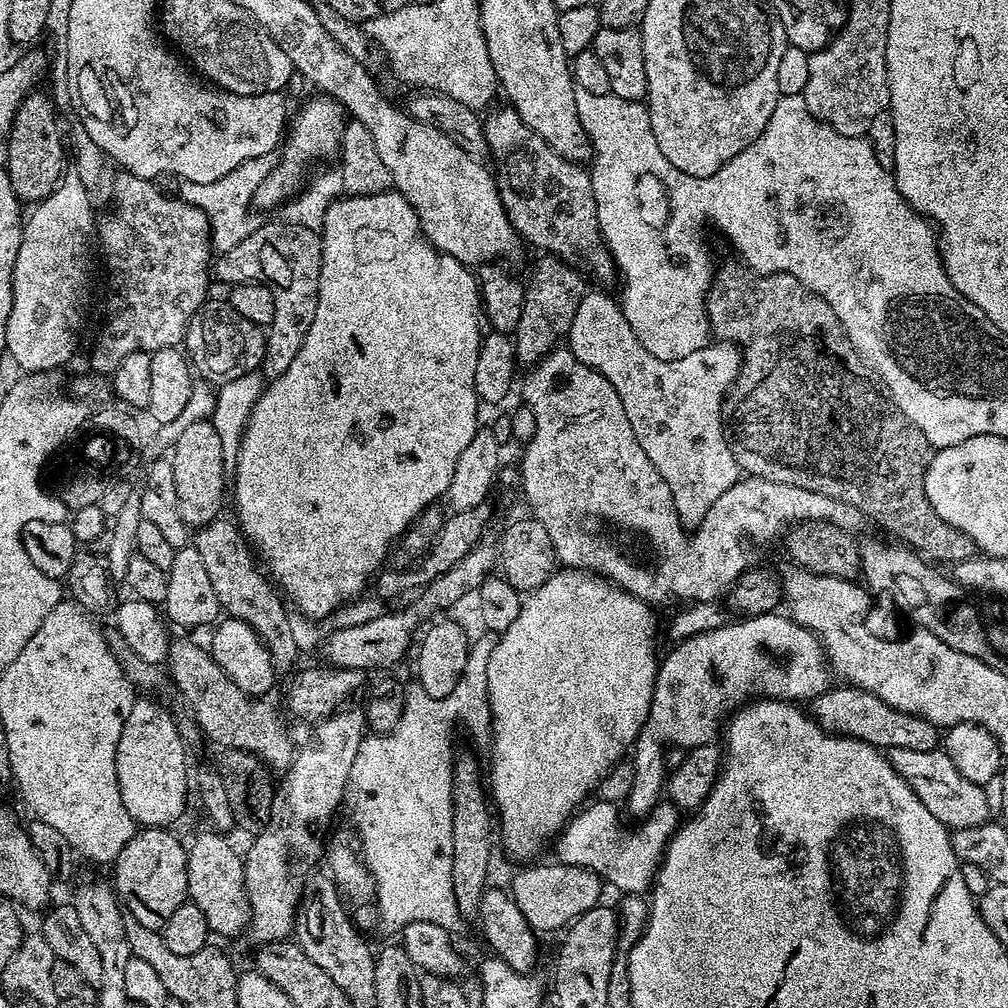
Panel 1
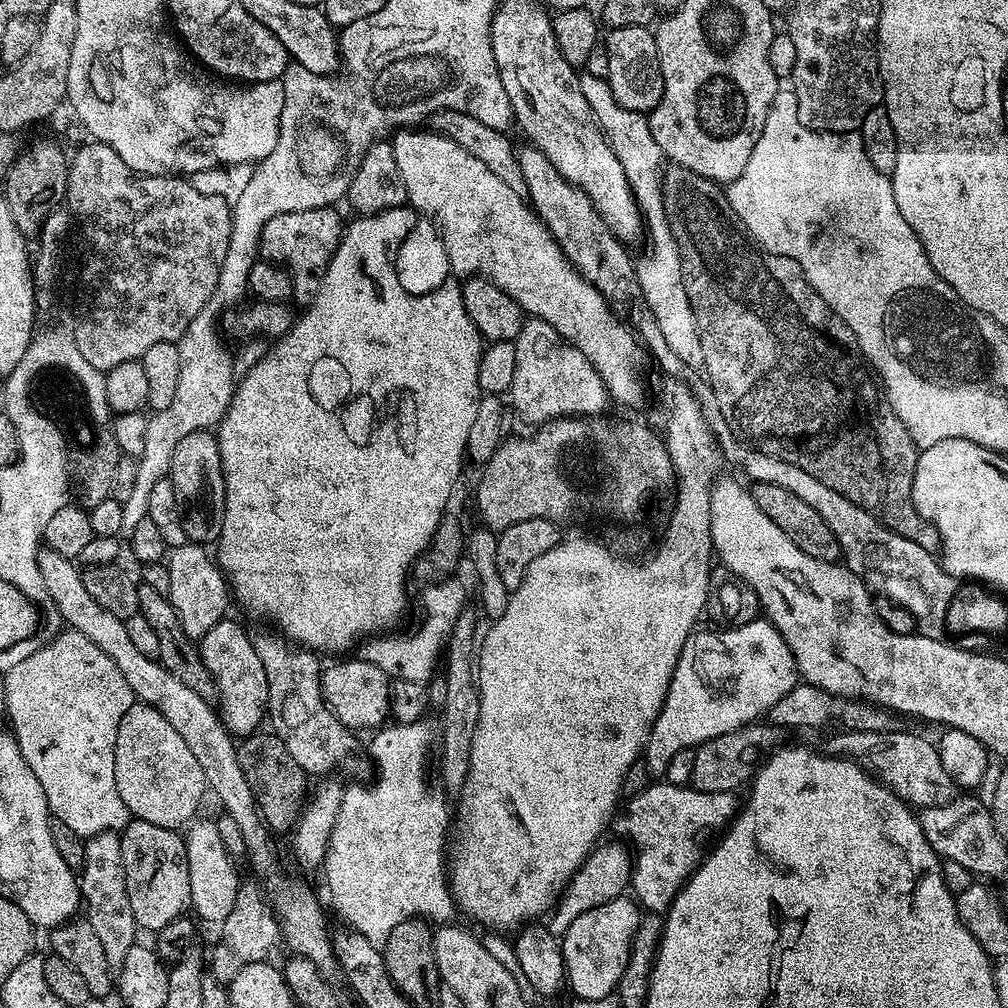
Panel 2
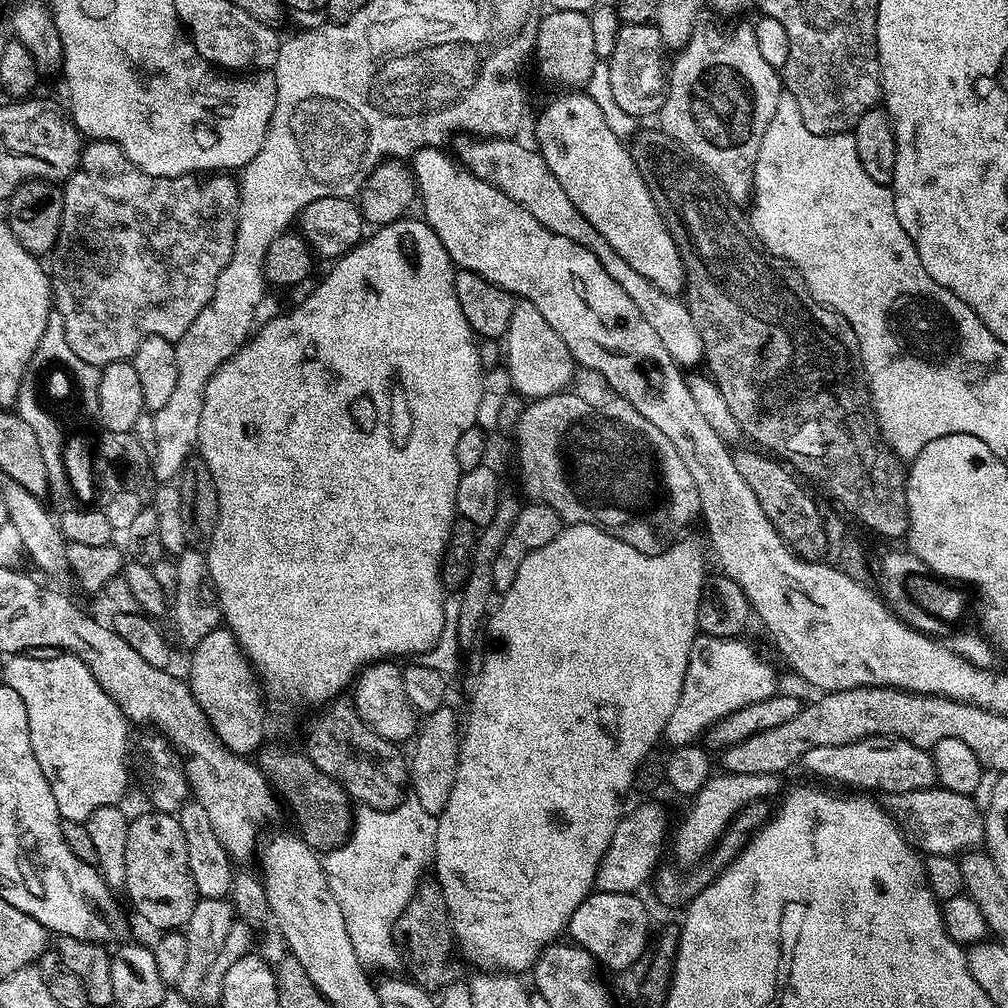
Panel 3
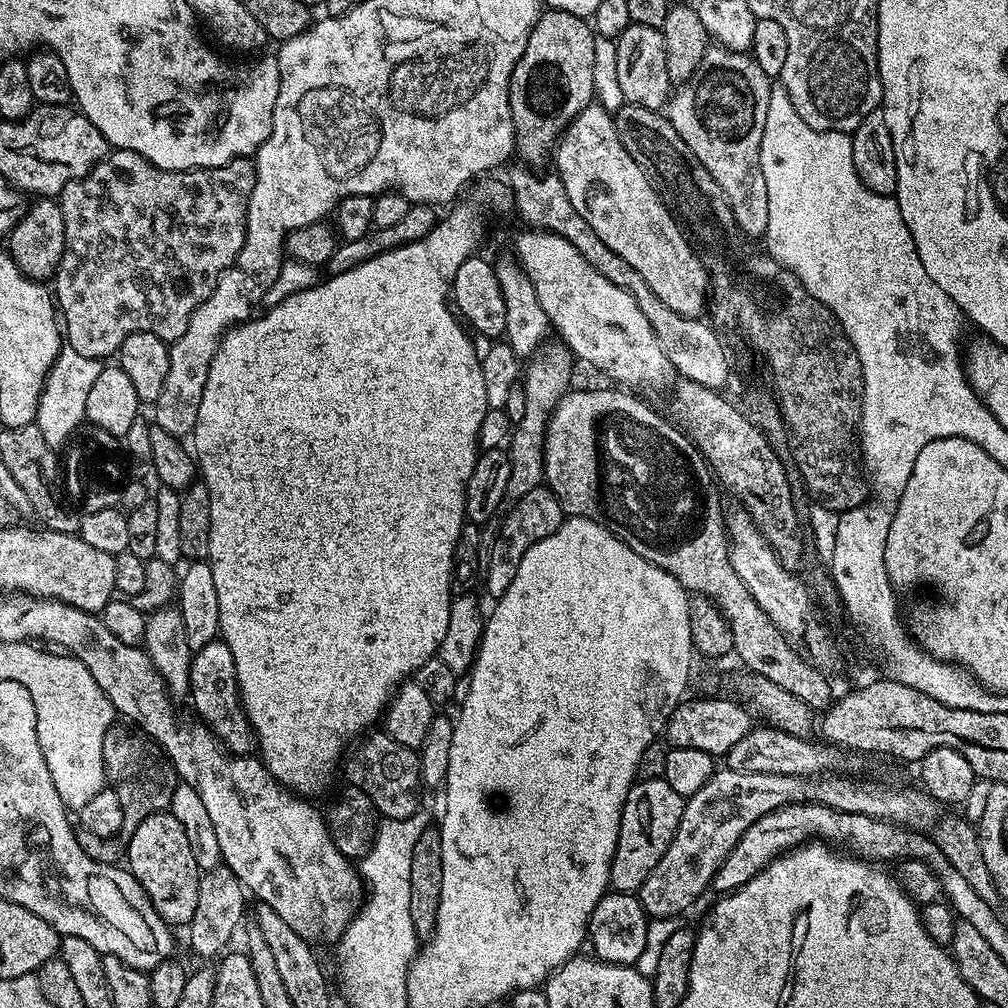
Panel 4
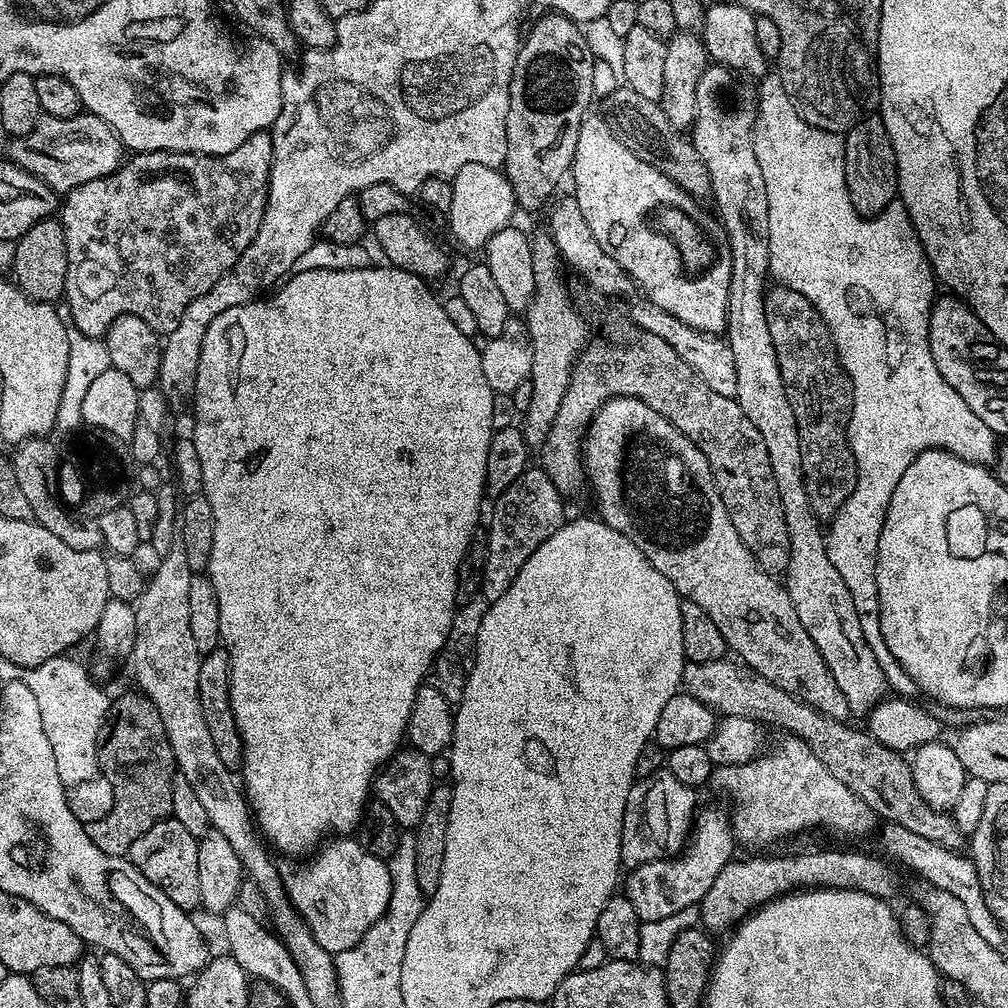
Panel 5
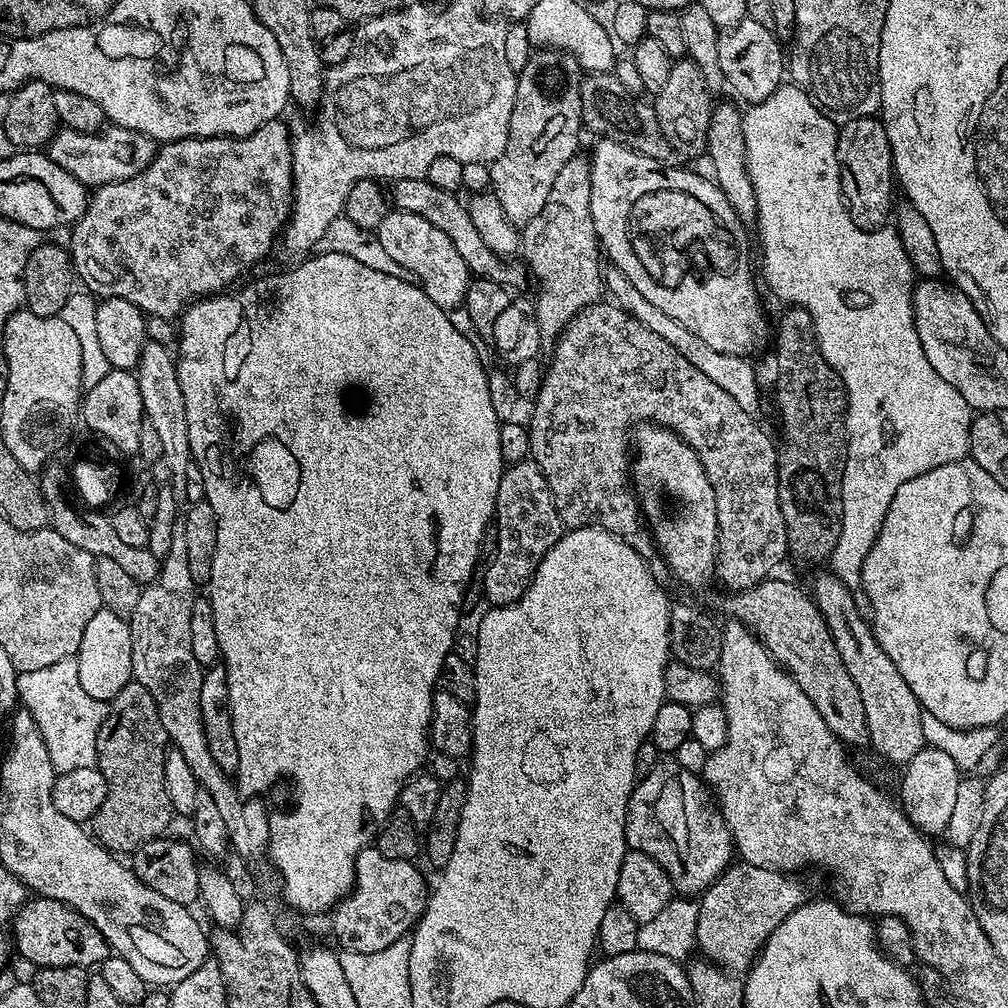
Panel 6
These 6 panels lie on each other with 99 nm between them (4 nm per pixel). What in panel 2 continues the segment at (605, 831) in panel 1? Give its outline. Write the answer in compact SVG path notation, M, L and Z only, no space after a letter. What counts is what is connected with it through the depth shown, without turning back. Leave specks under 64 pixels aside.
M652 782L636 796L627 797L623 805L624 813L622 808L619 815L615 817L614 827L616 826L617 830L625 836L623 839L627 841L634 853L630 892L645 913L667 913L681 886L692 877L692 871L704 859L710 845L723 833L726 822L731 821L732 817L739 812L742 800L741 797L736 796L739 795L735 791L700 792L687 784Z

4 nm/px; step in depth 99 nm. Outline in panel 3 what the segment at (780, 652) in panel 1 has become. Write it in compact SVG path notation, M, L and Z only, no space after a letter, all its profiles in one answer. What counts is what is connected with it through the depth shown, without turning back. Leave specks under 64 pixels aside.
M697 635L690 646L686 678L678 702L664 727L663 739L679 746L699 741L722 718L745 708L750 702L762 702L777 695L776 672L760 657L760 652L744 638L714 638Z

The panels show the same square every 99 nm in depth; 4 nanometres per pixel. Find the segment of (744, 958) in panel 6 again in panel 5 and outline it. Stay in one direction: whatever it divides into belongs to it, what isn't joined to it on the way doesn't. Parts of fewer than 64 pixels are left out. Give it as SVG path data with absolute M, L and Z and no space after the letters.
M824 848L821 852L800 852L797 856L756 856L753 860L734 858L724 867L722 874L714 878L710 890L706 890L700 899L699 923L709 933L727 933L737 922L745 920L751 912L769 904L777 896L810 888L858 890L874 894L874 898L879 900L895 901L895 896L904 888L901 869L877 856L868 852L839 852L836 848Z

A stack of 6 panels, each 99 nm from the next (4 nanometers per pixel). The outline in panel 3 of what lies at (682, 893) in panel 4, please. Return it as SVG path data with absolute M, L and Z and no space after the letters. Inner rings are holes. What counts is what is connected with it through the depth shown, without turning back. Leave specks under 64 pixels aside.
M724 772L723 774L712 774L708 781L691 797L692 809L684 816L680 829L676 832L676 841L672 848L676 856L684 866L696 866L705 859L704 856L712 847L721 843L723 834L728 828L729 822L736 817L745 804L763 801L763 796L772 796L776 791L779 793L781 777L777 774L734 774ZM937 786L913 792L890 792L883 797L882 804L908 843L921 853L959 857L984 844L984 812L966 794L954 794L954 790Z

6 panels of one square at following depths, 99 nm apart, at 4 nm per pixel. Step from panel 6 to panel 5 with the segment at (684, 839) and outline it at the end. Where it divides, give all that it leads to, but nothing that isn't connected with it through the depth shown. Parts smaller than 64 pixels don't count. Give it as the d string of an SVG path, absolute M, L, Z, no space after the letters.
M666 770L637 779L630 790L630 798L626 798L620 847L621 865L631 870L648 860L662 860L669 854L679 853L689 839L688 827L694 824L694 813L698 808L696 796L693 789L678 782L678 778Z

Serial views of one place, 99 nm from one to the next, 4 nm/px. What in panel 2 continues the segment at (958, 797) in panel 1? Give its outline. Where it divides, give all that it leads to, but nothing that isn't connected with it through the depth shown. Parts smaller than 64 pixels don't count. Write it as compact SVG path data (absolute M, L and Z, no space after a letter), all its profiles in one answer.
M837 731L828 740L827 755L843 756L859 764L865 772L876 777L894 795L916 810L946 806L957 799L956 783L942 766L939 747L924 736L912 732L845 732Z

